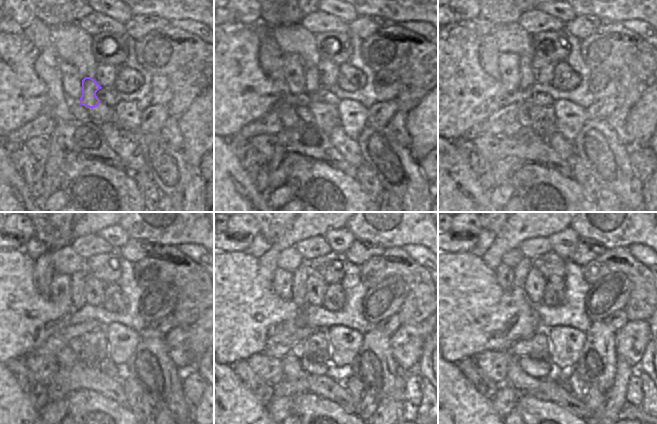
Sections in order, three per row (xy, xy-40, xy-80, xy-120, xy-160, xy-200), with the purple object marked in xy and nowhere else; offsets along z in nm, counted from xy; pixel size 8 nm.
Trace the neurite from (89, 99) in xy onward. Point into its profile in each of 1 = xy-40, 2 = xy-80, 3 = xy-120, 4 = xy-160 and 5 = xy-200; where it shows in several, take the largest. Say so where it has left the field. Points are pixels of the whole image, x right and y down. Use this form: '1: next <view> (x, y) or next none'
1: next xy-40 (313, 84)
2: next xy-80 (528, 79)
3: next xy-120 (76, 280)
4: next xy-160 (299, 277)
5: next xy-200 (521, 270)

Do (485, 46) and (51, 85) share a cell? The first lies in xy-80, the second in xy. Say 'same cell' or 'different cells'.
same cell

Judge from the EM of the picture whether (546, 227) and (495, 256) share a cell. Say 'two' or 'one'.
one

